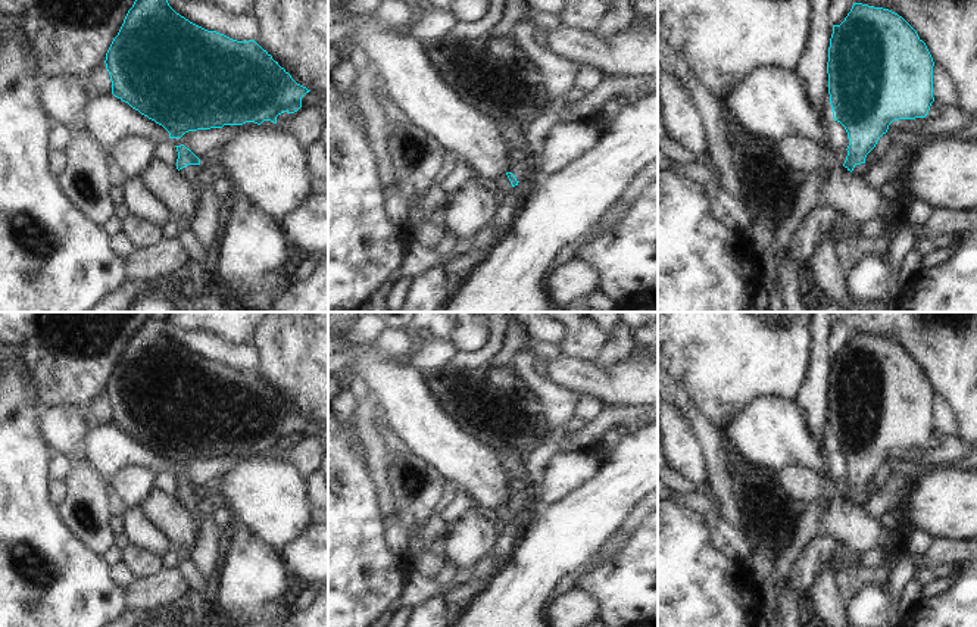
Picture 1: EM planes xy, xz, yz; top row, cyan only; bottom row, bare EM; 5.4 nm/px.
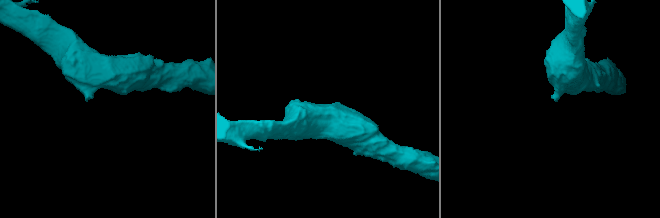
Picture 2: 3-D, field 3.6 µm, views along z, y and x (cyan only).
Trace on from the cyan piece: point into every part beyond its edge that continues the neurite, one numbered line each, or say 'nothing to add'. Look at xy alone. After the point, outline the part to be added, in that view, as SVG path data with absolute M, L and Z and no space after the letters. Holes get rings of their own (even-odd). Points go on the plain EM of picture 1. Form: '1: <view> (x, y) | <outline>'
1: xy (190, 502) | M188 495L182 499L180 499L181 505L190 511L191 517L202 521L203 517L202 517L200 511L197 509L199 500L200 500L200 495Z

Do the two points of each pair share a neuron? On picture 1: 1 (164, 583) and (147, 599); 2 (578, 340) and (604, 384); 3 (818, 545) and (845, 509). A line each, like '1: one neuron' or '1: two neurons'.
1: one neuron
2: two neurons
3: two neurons

